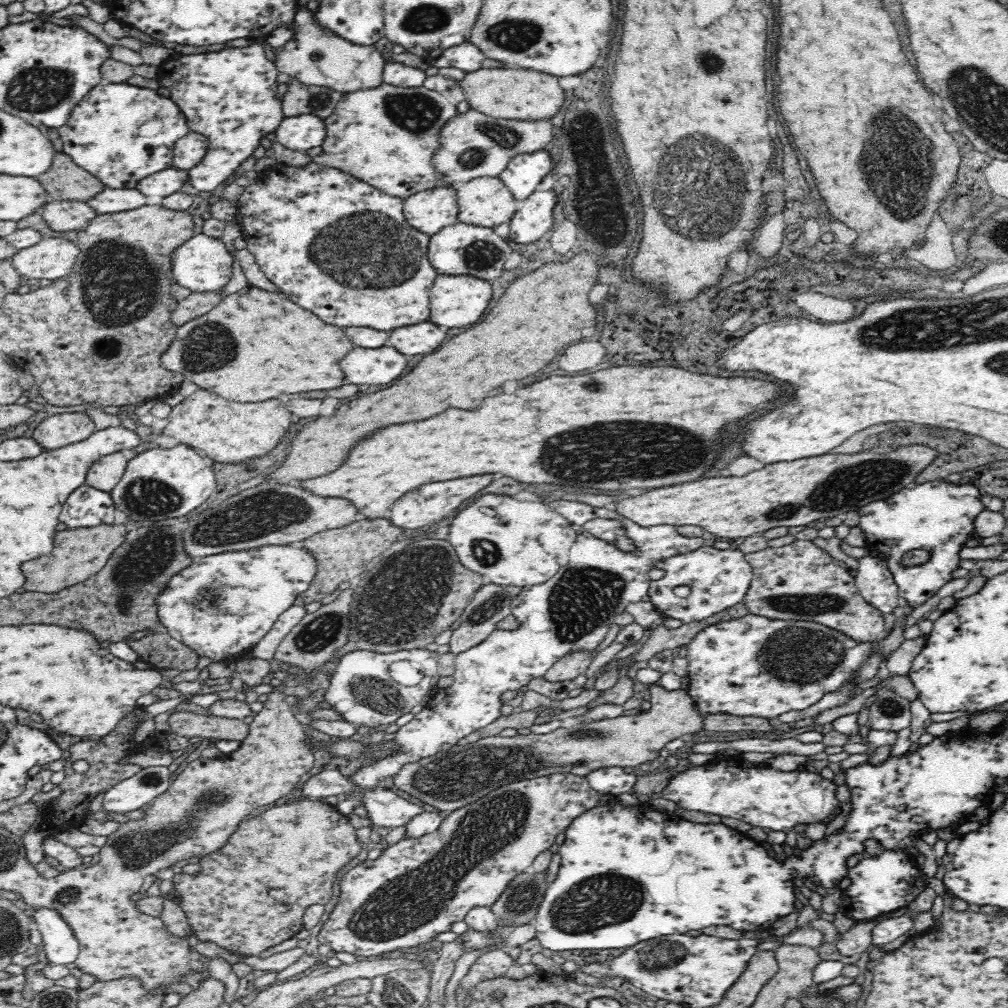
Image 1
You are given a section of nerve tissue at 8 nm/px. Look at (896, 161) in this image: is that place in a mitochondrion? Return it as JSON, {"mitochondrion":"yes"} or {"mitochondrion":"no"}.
{"mitochondrion":"yes"}

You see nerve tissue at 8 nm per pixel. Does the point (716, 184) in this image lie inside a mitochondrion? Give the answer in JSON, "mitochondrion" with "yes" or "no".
{"mitochondrion":"yes"}

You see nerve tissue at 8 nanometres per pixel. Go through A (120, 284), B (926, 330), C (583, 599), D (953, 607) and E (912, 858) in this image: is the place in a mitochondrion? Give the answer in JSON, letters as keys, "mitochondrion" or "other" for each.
{"A":"mitochondrion","B":"mitochondrion","C":"mitochondrion","D":"other","E":"other"}

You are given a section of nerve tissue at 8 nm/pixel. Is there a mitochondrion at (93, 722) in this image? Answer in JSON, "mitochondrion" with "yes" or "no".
{"mitochondrion":"no"}

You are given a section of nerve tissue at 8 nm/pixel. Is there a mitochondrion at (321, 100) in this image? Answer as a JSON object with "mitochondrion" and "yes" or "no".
{"mitochondrion":"yes"}

